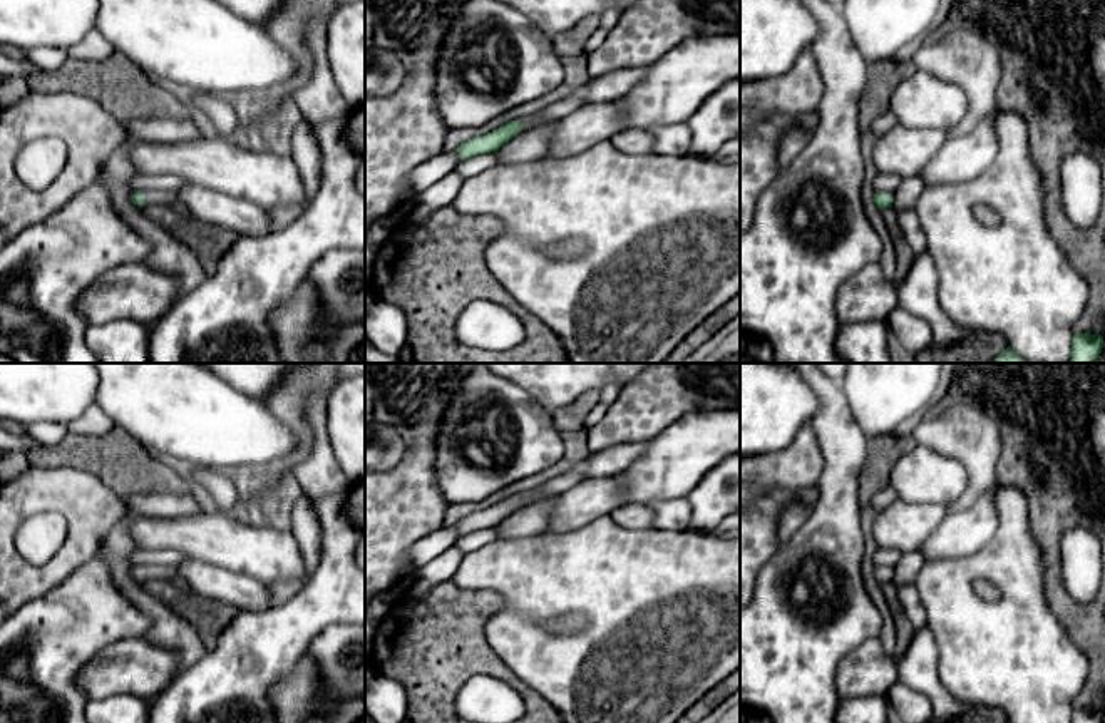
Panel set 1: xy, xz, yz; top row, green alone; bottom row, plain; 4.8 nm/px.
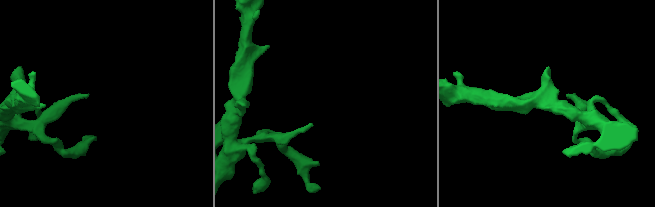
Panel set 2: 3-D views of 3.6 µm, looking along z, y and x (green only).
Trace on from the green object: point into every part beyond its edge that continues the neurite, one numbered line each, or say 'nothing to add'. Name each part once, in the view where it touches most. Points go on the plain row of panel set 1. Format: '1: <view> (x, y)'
nothing to add

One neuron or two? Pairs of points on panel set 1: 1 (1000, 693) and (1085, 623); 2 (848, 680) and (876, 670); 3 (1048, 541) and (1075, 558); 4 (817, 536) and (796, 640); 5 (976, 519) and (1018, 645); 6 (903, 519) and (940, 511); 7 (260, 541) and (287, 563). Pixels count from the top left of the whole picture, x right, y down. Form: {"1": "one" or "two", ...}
{"1": "two", "2": "one", "3": "two", "4": "one", "5": "two", "6": "one", "7": "one"}

